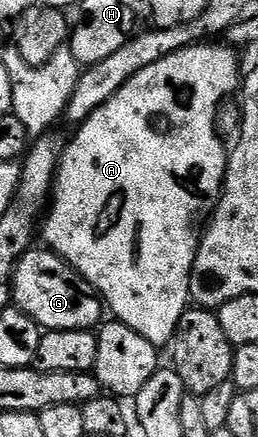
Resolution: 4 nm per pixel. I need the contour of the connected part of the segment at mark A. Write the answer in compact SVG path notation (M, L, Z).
M195 44L192 46L186 46L183 50L177 50L172 52L168 56L164 56L164 60L156 60L156 64L148 64L148 68L144 68L140 72L136 72L136 76L132 76L132 80L128 80L128 84L124 84L124 88L120 88L120 92L116 92L116 96L112 96L112 100L108 100L108 104L104 104L100 108L96 108L96 112L92 112L92 116L88 116L86 122L81 123L77 127L78 135L74 139L65 143L62 151L62 163L58 166L58 177L54 184L54 192L50 200L49 207L44 215L44 221L40 226L41 237L46 237L45 245L54 253L60 255L67 262L70 267L75 270L79 276L86 283L89 284L90 289L95 291L103 303L108 307L117 321L123 322L128 328L132 328L136 332L140 332L140 336L144 336L144 340L148 340L153 346L159 348L169 347L174 341L174 333L176 328L180 324L180 316L191 305L192 299L190 297L190 277L192 276L192 268L194 267L194 261L198 255L198 244L202 240L204 233L204 227L209 223L214 207L218 205L219 198L222 197L222 186L226 183L226 164L228 161L228 146L218 139L218 130L214 127L214 121L218 118L218 109L222 106L222 101L229 96L230 93L237 91L240 86L240 74L238 78L238 58L233 49L229 45L223 44L223 46L214 46L218 44Z

